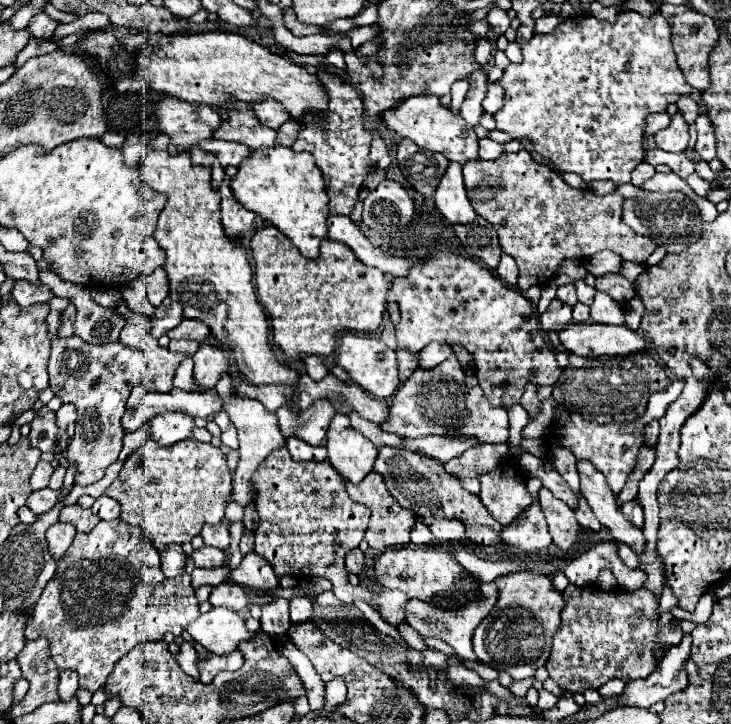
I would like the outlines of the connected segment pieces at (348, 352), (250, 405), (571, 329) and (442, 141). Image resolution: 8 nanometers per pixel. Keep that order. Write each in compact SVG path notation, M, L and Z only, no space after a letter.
M346 332L346 334L340 338L338 364L340 364L366 392L374 394L376 398L390 398L390 396L398 390L398 386L400 386L396 352L388 350L386 344L384 344L382 340L378 340L378 338L370 338L370 336Z
M224 372L216 384L216 390L220 394L220 398L224 400L224 408L230 416L230 420L234 422L234 426L238 428L238 440L240 440L240 462L238 462L238 468L234 472L234 490L232 490L232 498L246 506L254 500L254 490L252 490L252 474L256 472L256 468L266 460L266 456L276 450L276 448L282 448L284 446L284 436L278 428L278 418L274 412L268 412L264 408L264 404L260 404L258 400L246 400L246 398L238 398L232 394L230 390L230 374Z
M584 322L570 324L558 336L566 352L584 358L628 356L646 350L646 342L642 340L642 336L638 332L632 332L628 326Z
M416 96L400 102L400 108L384 112L384 124L398 132L404 138L414 140L422 150L440 152L448 160L466 164L470 160L478 160L478 136L470 124L466 124L458 114L446 110L436 96Z

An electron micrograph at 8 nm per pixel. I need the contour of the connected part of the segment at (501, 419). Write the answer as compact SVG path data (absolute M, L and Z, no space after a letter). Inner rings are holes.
M474 386L466 394L466 412L468 418L448 434L454 438L474 436L478 442L508 442L508 414L500 406L492 406L482 394L480 386Z

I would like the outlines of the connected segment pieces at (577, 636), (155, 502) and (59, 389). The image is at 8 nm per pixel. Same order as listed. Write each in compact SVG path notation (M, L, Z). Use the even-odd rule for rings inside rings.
M570 586L568 592L564 594L566 600L566 608L562 610L562 626L560 630L554 634L554 644L552 644L552 652L550 658L546 662L546 670L550 674L550 678L554 682L558 682L558 686L562 690L568 692L584 692L588 688L600 688L602 684L606 684L612 678L620 678L620 680L638 680L638 678L646 678L656 670L656 658L652 656L654 648L672 648L678 646L682 642L682 628L668 624L662 628L658 626L658 598L652 592L642 590L634 590L634 592L626 592L626 590L612 590L612 592L600 592L596 586L586 586L580 588L578 592L574 592L576 588Z
M148 438L126 458L120 476L106 494L120 502L120 518L138 526L160 552L168 544L190 542L200 534L204 522L220 522L226 502L230 500L230 482L232 472L228 470L226 456L220 448L202 444L194 438L180 440L172 446L158 446Z
M54 338L50 354L50 388L62 402L70 402L78 410L78 428L66 450L70 462L78 462L76 484L88 486L98 482L106 468L118 460L122 450L124 428L120 424L126 412L130 390L146 376L146 356L138 350L116 344L88 346L82 338Z

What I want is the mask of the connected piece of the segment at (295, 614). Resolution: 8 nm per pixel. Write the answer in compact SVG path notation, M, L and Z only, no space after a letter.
M300 596L300 598L292 598L290 600L290 616L292 616L292 622L306 622L310 616L312 616L312 600L306 598L306 596Z

